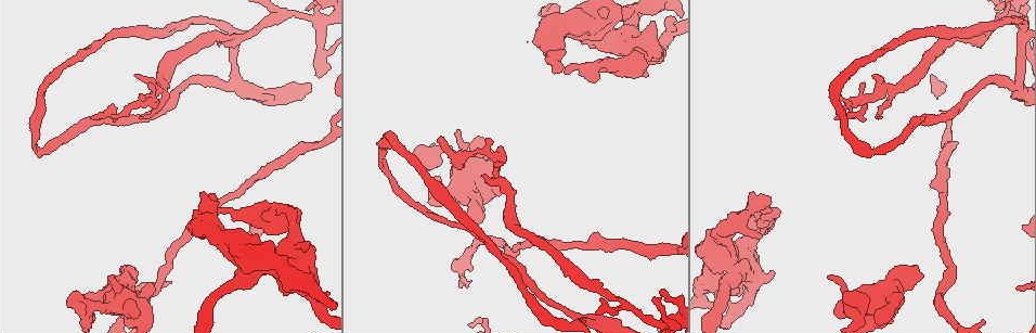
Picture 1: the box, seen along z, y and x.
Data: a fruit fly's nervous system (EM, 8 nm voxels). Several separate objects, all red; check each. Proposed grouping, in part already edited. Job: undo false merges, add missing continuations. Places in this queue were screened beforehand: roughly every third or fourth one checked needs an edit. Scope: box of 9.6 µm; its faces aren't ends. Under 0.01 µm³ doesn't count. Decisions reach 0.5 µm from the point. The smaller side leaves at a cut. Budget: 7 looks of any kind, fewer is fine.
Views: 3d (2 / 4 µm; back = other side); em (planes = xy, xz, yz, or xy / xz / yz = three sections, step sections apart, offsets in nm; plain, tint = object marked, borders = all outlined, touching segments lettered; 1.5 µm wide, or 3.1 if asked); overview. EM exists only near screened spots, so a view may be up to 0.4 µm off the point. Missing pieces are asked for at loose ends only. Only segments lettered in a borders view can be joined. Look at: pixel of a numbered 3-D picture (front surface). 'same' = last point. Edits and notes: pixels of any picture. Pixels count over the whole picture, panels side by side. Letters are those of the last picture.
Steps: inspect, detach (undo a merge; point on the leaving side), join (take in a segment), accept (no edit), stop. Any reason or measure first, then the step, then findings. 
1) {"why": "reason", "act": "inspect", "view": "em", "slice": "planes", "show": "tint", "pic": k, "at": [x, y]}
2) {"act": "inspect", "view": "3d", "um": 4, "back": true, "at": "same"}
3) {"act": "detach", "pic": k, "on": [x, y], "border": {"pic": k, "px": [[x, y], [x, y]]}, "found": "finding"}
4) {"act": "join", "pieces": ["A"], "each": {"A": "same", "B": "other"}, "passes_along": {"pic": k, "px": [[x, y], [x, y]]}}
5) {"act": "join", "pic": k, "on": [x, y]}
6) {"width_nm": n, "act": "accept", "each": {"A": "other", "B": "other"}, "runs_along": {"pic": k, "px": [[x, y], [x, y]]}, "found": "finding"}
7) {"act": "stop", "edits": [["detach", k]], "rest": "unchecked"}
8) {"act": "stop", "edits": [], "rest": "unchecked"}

{"why": "branch point", "act": "inspect", "view": "3d", "um": 2, "back": true, "pic": 1, "at": [624, 304]}

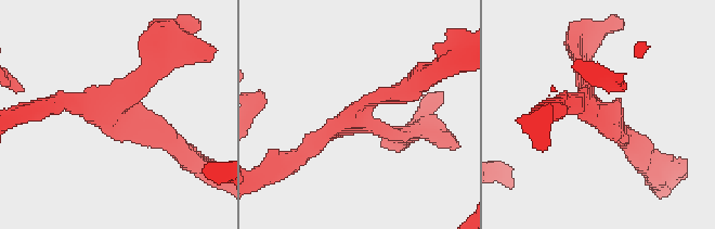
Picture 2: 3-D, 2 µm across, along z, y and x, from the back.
{"why": "shape alone is not enough", "act": "inspect", "view": "em", "slice": "planes", "show": "borders", "pic": 2, "at": [598, 112]}

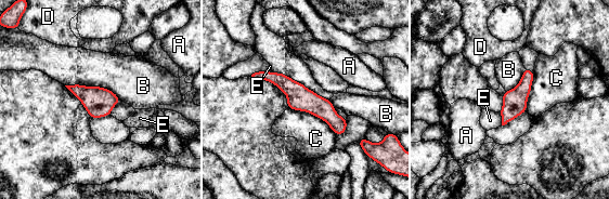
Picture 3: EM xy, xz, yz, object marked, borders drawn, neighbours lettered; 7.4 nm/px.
{"act": "accept", "each": {"A": "other", "B": "other", "C": "other", "D": "other", "E": "other"}, "border": {"pic": 3, "px": [[65, 84], [104, 87], [121, 100]]}, "found": "continuous, no second neuron"}

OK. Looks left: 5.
{"why": "tapers out", "act": "inspect", "view": "em", "slice": "planes", "show": "borders", "pic": 1, "at": [140, 117]}

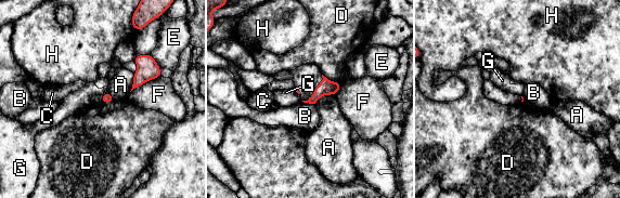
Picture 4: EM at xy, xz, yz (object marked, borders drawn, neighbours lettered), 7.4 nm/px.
{"act": "accept", "each": {"A": "other", "B": "other", "C": "other", "D": "other", "E": "other", "F": "other", "G": "other", "H": "other"}, "border": {"pic": 4, "px": [[107, 91], [101, 94]]}, "found": "none of them fits"}

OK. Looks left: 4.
{"why": "sharp bend", "act": "inspect", "view": "3d", "um": 2, "pic": 1, "at": [101, 297]}

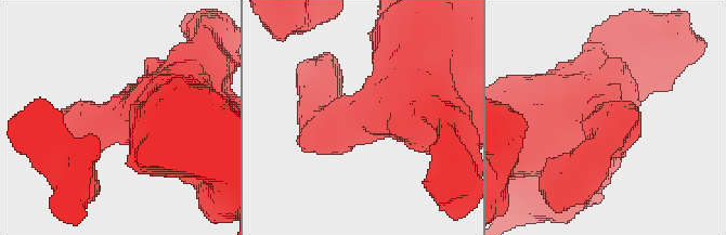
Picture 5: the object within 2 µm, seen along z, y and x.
{"why": "need the tissue", "act": "inspect", "view": "em", "slice": "yz", "step": 8, "show": "borders", "pic": 5, "at": [115, 116]}

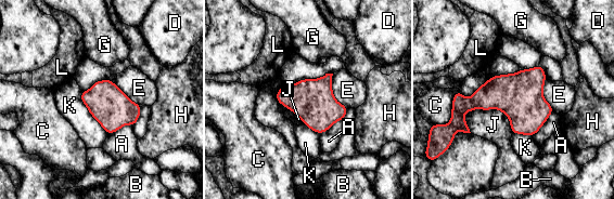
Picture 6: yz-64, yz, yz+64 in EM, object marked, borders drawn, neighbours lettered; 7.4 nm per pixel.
{"act": "accept", "each": {"A": "other", "B": "other", "C": "other", "D": "other", "E": "other", "G": "other", "H": "other", "J": "other", "K": "other", "L": "other"}, "border": {"pic": 6, "px": [[332, 74], [333, 96], [348, 108]]}, "found": "all the same neuron"}

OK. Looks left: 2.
{"act": "stop", "edits": [], "rest": "unchecked"}

